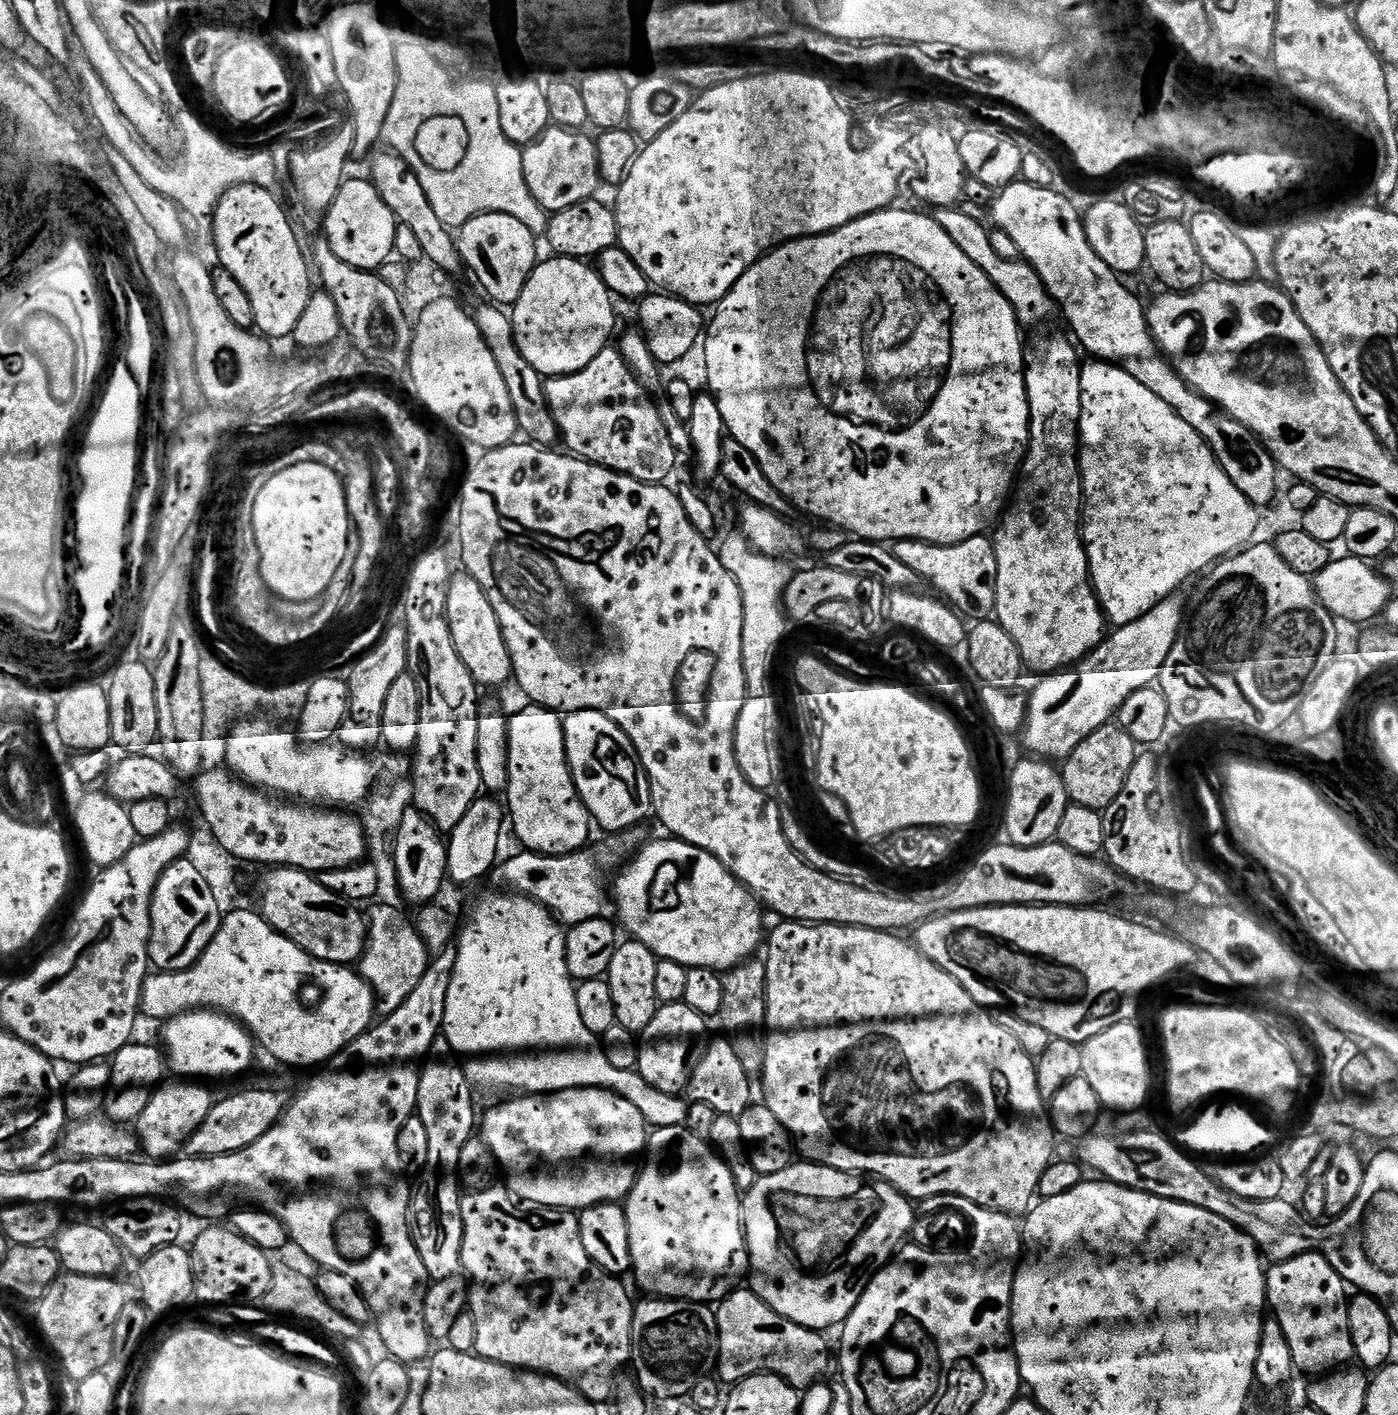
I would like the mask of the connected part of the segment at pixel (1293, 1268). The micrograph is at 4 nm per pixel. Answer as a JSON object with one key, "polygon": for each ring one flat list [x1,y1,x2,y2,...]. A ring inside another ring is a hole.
{"polygon":[[1319,1251,1307,1252,1267,1269,1268,1303,1271,1315,1290,1342,1290,1358,1297,1373,1321,1378,1353,1363,1356,1351,1348,1325,1349,1293,1339,1267]]}

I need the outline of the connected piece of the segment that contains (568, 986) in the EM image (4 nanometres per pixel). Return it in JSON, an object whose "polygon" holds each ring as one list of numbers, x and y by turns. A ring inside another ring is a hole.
{"polygon":[[496,894,500,896,488,896,476,908,476,913,472,916,472,921,468,924,468,929,459,933,455,941,456,961,454,962,454,974,450,978,450,994,446,994,446,1010,444,1011,444,1026,442,1036,448,1040,451,1051,457,1057,476,1056,469,1064,463,1065,468,1081,477,1089,480,1088,509,1088,512,1094,555,1094,574,1090,575,1088,603,1088,605,1092,613,1092,626,1102,630,1102,637,1110,642,1113,642,1118,653,1129,665,1128,666,1126,683,1126,686,1122,689,1101,683,1095,671,1096,662,1094,662,1090,654,1090,646,1078,642,1078,640,1073,635,1070,617,1070,606,1058,604,1048,598,1043,598,1037,582,1022,578,1015,578,998,576,997,576,984,566,966,566,932,561,925,553,920,552,916,540,904,515,894]]}

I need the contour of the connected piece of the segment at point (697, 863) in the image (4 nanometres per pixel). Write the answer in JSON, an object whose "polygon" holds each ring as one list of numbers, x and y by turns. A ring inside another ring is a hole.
{"polygon":[[664,838,645,843,635,857,624,865,614,880,614,904,620,915,619,923,631,939,646,946,659,959,683,964,685,968,714,968,727,970,755,957,766,940,762,905,744,884,739,884,706,850,686,843,685,840]]}

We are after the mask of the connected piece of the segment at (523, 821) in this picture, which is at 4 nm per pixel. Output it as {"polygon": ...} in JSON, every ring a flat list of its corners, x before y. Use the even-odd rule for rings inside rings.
{"polygon":[[539,706,527,707,521,712,511,713,508,721,506,812,510,817,510,828,511,831,512,828,516,831,517,838,524,843,521,845,529,852,537,852,543,856,569,856,571,852,579,852,589,843,588,835,594,829,594,821,586,810,572,781,572,772,568,769,561,713]]}

